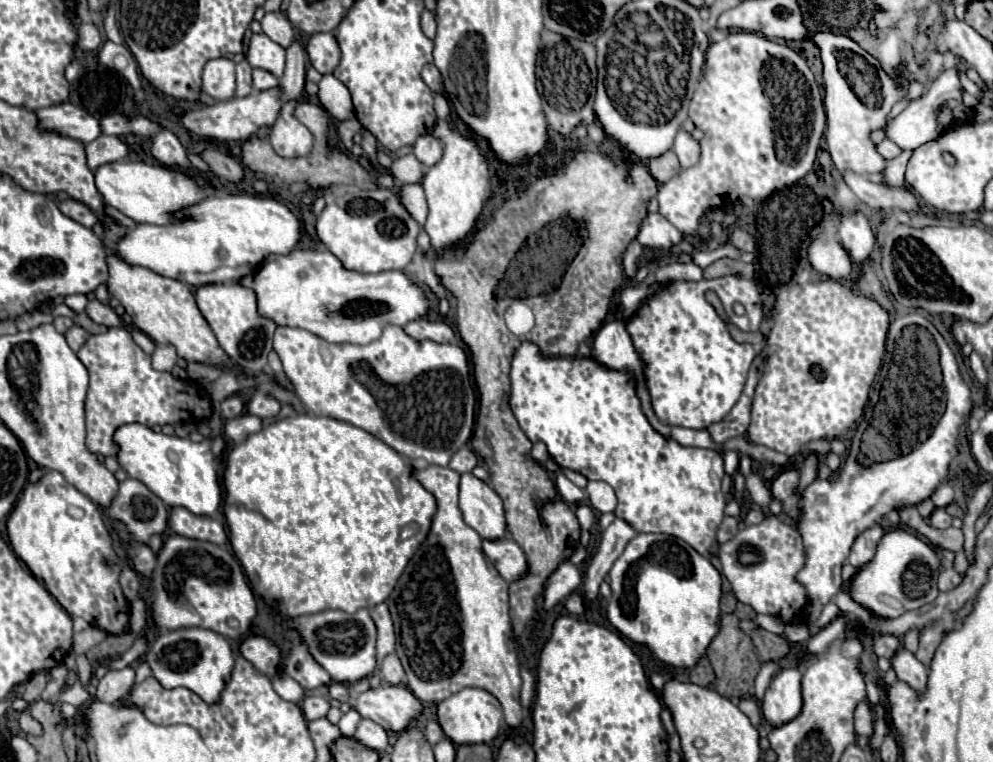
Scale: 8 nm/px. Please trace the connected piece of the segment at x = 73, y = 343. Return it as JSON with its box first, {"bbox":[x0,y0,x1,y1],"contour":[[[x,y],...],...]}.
{"bbox":[65,325,89,351],"contour":[[[73,325],[73,327],[65,333],[65,339],[67,339],[67,343],[69,343],[69,347],[71,347],[73,351],[79,351],[81,345],[87,341],[87,337],[89,337],[89,333],[87,333],[83,327],[79,327],[79,325]]]}

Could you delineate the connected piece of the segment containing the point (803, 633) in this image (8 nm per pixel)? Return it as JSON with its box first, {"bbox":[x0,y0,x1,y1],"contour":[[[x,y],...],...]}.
{"bbox":[785,625,811,643],"contour":[[[785,625],[785,637],[791,643],[803,643],[811,637],[811,633],[805,625]]]}

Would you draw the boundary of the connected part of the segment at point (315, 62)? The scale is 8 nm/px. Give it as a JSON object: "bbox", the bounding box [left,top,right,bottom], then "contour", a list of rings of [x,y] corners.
{"bbox":[307,33,339,73],"contour":[[[315,33],[311,35],[309,43],[307,43],[307,53],[309,53],[309,61],[311,65],[319,71],[319,73],[333,73],[335,67],[339,65],[339,45],[333,33]]]}

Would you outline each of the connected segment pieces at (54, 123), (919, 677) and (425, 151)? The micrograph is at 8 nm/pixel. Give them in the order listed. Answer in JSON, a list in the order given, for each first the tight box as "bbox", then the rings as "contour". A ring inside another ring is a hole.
[{"bbox":[35,103,103,143],"contour":[[[59,103],[45,109],[35,111],[39,117],[39,125],[43,129],[57,131],[61,135],[79,139],[83,143],[95,141],[99,135],[103,135],[99,127],[99,119],[89,115],[87,111],[71,105],[71,103]]]},{"bbox":[891,647,927,693],"contour":[[[901,647],[893,655],[891,665],[893,665],[895,673],[897,673],[897,679],[909,683],[919,693],[925,689],[925,683],[927,683],[927,667],[915,657],[915,653],[911,653],[905,647]]]},{"bbox":[413,135,443,167],"contour":[[[421,135],[413,145],[413,153],[423,165],[433,167],[441,159],[443,149],[441,149],[441,143],[433,135]]]}]

